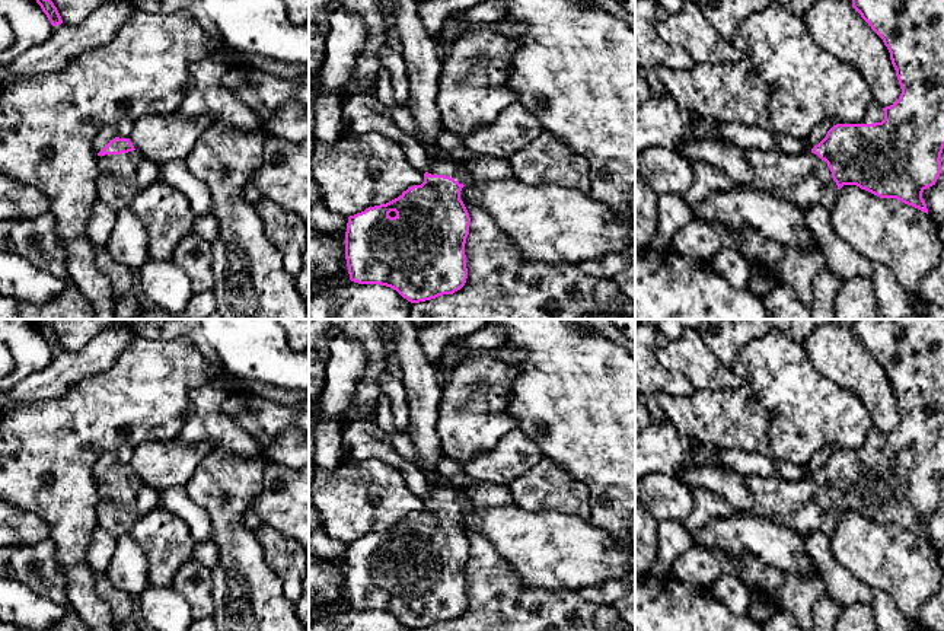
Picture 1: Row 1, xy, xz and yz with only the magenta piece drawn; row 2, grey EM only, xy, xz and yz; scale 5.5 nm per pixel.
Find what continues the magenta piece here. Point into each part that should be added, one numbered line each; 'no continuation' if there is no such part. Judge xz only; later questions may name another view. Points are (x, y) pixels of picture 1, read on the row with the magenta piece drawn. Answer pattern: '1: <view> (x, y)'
1: xz (437, 165)

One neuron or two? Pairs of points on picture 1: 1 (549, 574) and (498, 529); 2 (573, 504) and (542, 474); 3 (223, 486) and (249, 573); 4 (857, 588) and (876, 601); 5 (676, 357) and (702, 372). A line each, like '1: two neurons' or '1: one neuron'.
1: one neuron
2: one neuron
3: one neuron
4: one neuron
5: one neuron

